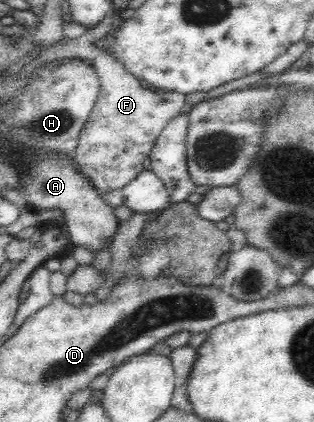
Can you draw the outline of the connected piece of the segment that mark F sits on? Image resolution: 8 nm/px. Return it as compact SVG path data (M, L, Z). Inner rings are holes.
M106 51L95 52L92 60L98 75L100 92L81 131L73 160L77 162L79 170L89 176L97 192L102 195L107 190L123 187L143 169L143 161L149 157L161 132L189 103L187 94L184 93L155 93L139 79L127 73Z

